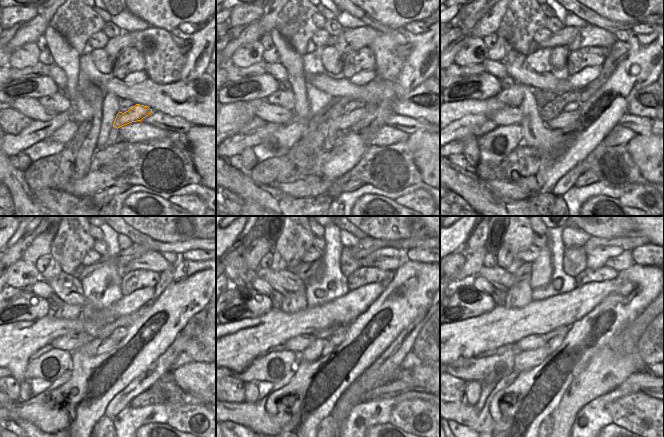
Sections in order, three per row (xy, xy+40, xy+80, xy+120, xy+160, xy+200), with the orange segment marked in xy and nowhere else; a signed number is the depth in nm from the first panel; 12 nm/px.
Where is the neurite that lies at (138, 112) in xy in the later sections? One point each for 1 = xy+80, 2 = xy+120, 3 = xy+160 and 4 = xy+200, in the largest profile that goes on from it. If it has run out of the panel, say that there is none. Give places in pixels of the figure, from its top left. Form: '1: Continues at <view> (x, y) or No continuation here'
1: Continues at xy+80 (563, 119)
2: Continues at xy+120 (96, 346)
3: Continues at xy+160 (321, 347)
4: Continues at xy+200 (525, 360).

